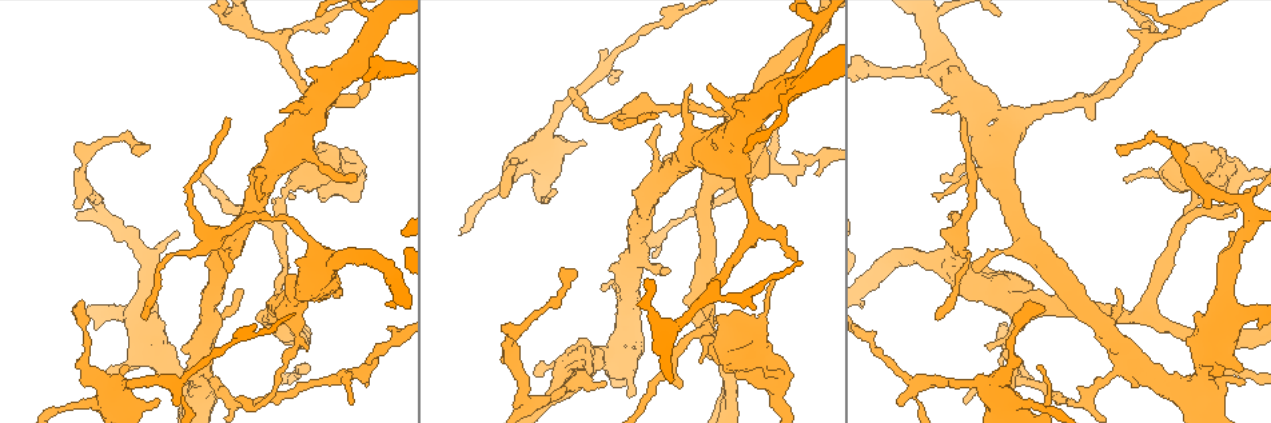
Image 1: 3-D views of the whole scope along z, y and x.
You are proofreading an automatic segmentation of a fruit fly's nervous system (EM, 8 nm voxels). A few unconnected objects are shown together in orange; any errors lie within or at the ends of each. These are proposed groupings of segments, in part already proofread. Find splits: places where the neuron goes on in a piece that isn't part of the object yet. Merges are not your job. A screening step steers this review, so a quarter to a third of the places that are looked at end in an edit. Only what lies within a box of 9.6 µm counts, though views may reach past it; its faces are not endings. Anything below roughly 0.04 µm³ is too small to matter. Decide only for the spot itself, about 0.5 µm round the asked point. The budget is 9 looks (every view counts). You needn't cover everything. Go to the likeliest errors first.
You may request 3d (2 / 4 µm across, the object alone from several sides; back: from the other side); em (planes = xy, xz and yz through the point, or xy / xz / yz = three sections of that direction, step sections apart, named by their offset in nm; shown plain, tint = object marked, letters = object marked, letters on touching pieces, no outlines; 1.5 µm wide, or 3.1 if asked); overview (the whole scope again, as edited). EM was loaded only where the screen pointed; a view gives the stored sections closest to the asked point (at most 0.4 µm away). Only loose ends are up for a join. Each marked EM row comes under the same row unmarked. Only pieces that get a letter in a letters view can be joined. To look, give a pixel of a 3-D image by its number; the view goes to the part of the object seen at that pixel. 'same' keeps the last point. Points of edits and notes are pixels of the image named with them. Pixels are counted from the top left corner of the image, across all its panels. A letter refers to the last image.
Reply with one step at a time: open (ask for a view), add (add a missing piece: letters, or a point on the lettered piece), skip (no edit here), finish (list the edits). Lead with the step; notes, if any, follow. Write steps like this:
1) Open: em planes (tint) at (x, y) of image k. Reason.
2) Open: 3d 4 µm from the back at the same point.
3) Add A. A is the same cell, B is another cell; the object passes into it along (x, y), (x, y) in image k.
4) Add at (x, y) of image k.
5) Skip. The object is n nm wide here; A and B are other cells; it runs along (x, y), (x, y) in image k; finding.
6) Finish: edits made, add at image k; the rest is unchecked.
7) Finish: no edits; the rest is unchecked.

Open: 3d 2 µm at (1042, 305) of image 1. An open end.

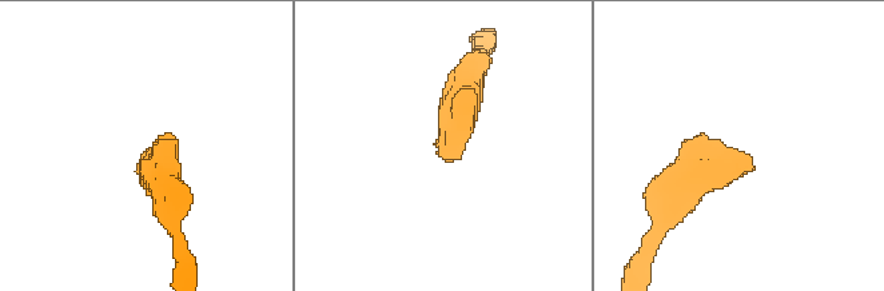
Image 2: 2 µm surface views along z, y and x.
Open: em planes (letters) at (752, 159) of image 2.

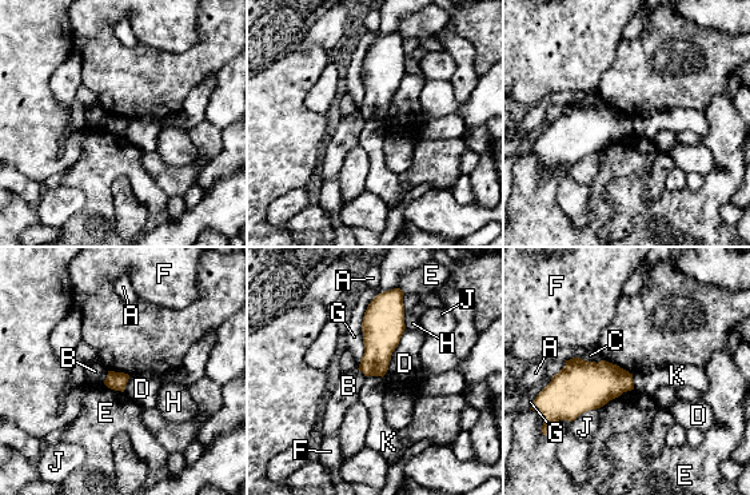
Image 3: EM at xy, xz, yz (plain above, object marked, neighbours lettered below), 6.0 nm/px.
Skip. A, B, C, D, E, F, G, H, J and K are other cells; a border runs along (366, 375), (379, 375), (382, 378) in image 3; none of them fits.

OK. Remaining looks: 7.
Open: em 3.1 µm xy step 16 (letters) at (572, 88) of image 1. Long arm stops here.

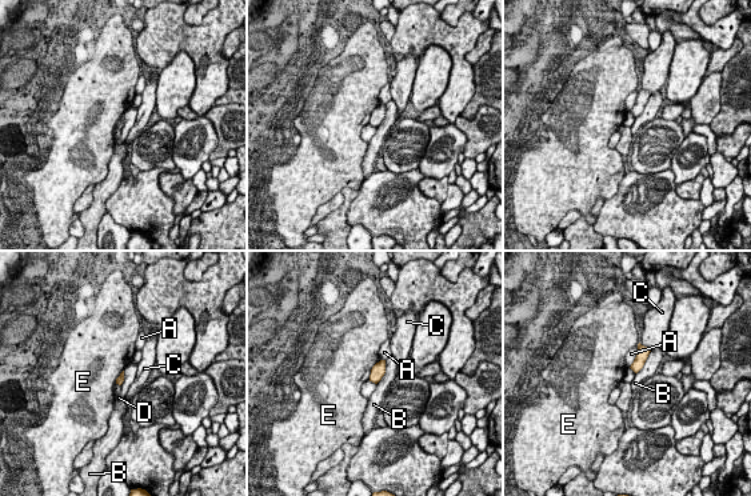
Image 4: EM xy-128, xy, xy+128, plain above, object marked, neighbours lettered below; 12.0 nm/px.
Open: em 3.1 µm planes (letters) at the same point.

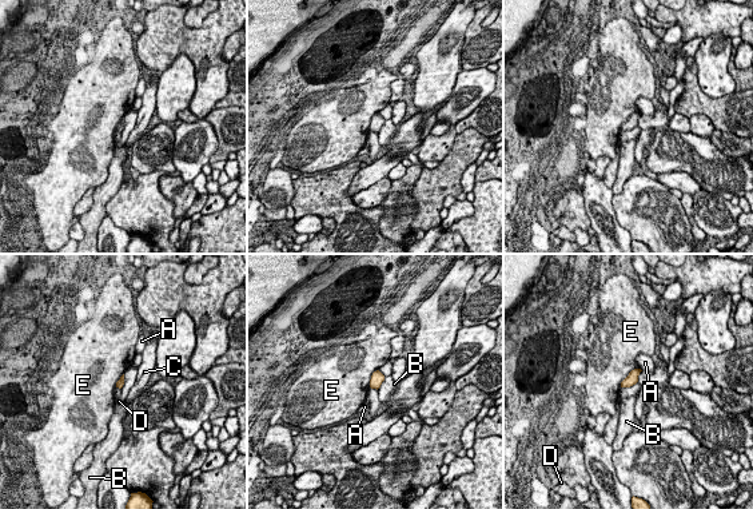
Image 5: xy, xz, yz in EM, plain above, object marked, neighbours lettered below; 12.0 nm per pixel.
Skip. A, B, C, D and E are other cells; a border runs along (638, 368), (634, 368), (620, 386) in image 5; no lettered piece goes on from it.

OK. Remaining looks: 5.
Open: em planes (tint) at (306, 348) of image 1. Tapers out.

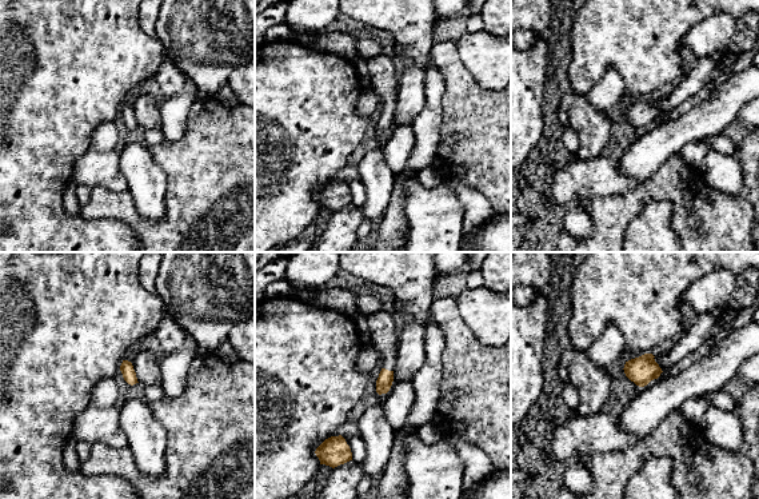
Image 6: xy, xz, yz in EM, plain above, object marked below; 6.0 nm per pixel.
Open: em planes (letters) at the same point.

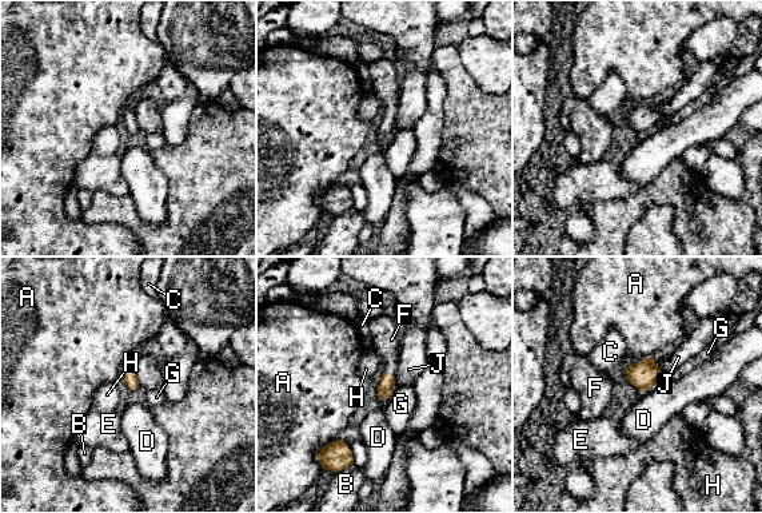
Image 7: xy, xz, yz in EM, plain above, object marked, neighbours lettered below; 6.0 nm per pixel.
Add F. F is the same cell, A, B, C, D, E, G, H and J are other cells; the object passes into it along (387, 382), (389, 374), (386, 339) in image 7; the neuron continues.

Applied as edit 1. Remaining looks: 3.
Open: 3d 4 µm at (1216, 158) of image 1. Branch stops here.

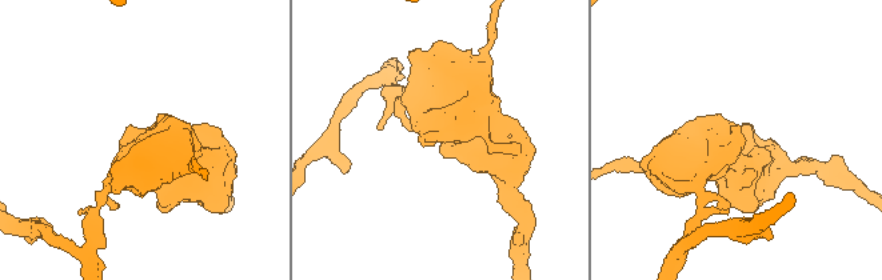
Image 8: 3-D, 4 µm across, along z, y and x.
Open: em yz step 4 (letters) at (741, 143) of image 8. Shape alone is not enough.

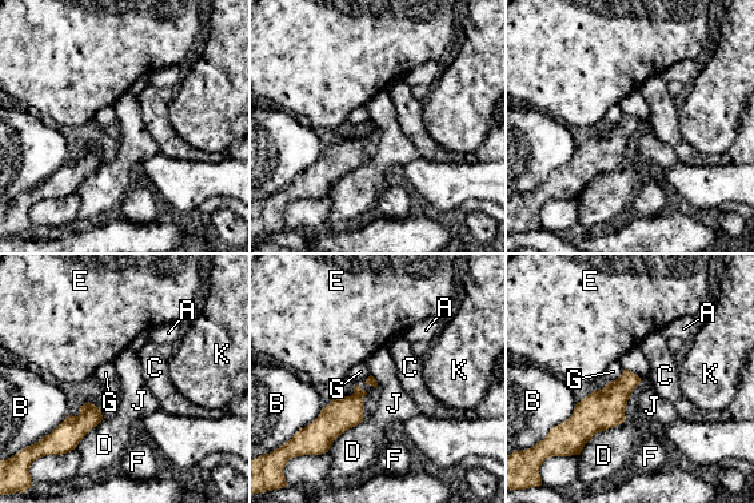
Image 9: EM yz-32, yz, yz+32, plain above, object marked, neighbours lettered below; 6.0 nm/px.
Open: em planes (letters) at the same point. Cut it another way.

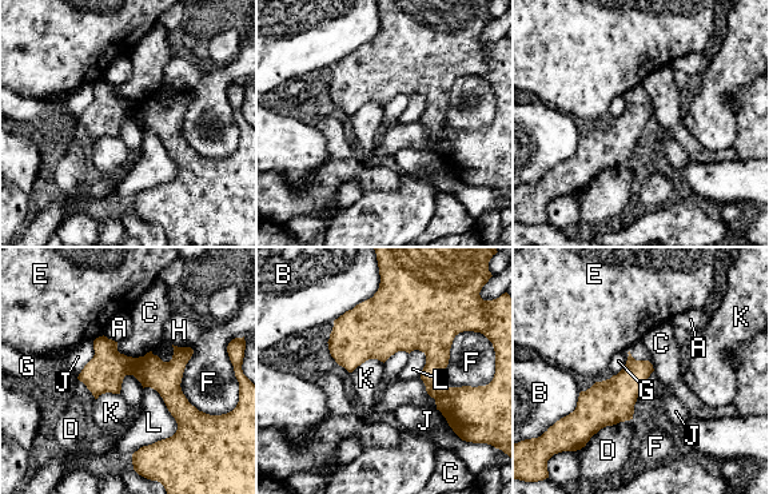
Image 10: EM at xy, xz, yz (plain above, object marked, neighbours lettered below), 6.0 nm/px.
Skip. A, B, C, D, E, F, G, H, J, K and L are other cells; a border runs along (116, 342), (132, 357), (151, 350) in image 10; none of them fits.

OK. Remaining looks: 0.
Finish: edits made, add at image 7; the rest is unchecked.

